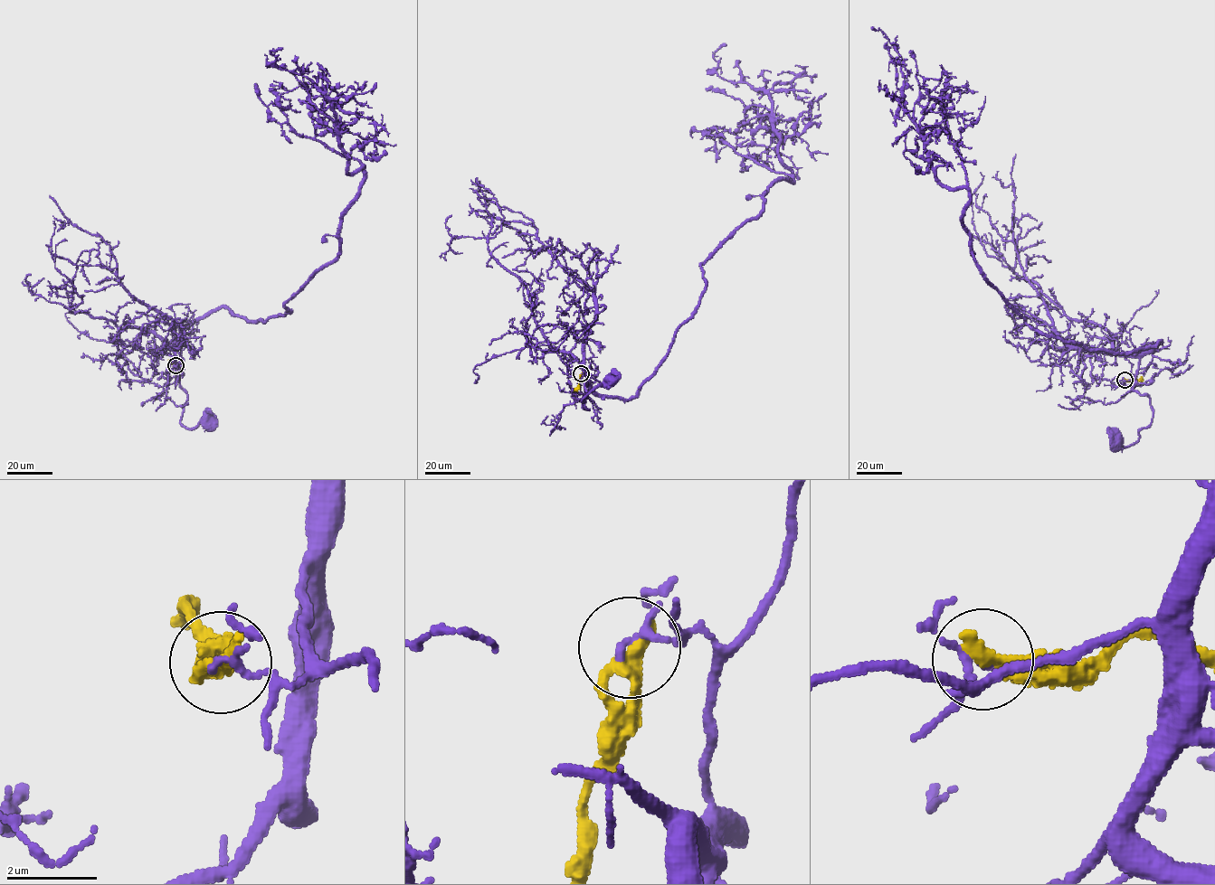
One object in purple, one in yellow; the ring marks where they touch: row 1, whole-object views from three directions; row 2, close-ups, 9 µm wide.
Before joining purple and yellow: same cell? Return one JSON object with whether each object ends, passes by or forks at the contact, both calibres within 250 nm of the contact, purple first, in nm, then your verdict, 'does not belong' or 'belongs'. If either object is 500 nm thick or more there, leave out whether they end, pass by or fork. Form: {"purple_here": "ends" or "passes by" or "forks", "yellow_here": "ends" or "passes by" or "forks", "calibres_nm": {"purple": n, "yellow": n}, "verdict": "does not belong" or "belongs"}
{"purple_here": "passes by", "yellow_here": "ends", "calibres_nm": {"purple": 140, "yellow": 400}, "verdict": "does not belong"}

